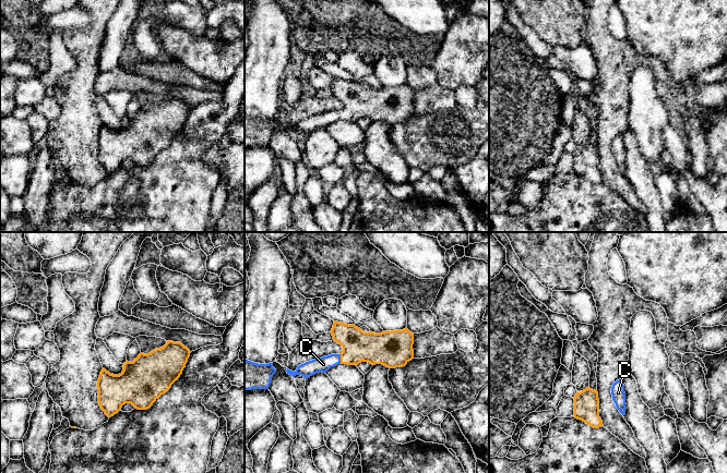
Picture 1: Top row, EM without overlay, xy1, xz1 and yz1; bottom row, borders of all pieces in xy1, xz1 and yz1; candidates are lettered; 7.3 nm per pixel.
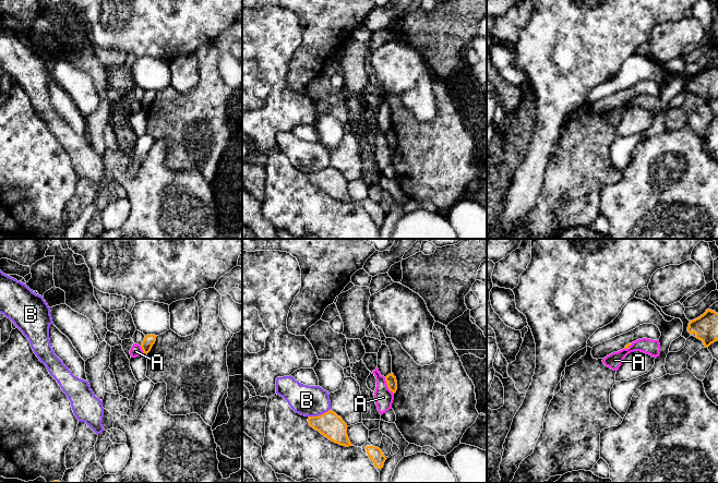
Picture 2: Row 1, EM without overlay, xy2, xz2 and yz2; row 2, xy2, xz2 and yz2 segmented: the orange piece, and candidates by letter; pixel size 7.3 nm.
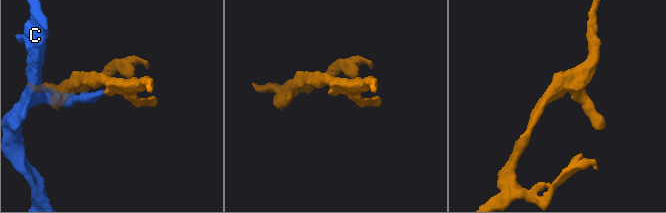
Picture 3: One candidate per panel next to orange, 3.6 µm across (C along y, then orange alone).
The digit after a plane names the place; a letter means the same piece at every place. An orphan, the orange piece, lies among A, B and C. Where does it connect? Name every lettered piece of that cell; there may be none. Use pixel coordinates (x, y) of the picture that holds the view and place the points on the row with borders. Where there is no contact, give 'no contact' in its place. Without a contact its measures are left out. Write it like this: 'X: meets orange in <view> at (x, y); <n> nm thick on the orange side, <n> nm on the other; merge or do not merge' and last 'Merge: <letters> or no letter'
A: meets orange in xz2 at (387, 386); 80 nm thick on the orange side, 140 nm on the other; do not merge
B: meets orange in xz2 at (319, 415); 180 nm thick on the orange side, 220 nm on the other; do not merge
C: meets orange in xz1 at (341, 359); 220 nm thick on the orange side, 110 nm on the other; merge
Merge: C

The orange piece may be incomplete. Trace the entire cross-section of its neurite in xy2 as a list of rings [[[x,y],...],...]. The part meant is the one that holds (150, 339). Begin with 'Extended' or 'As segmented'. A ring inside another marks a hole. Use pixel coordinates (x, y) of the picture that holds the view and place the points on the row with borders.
As segmented. [[[146,335],[142,345],[141,345],[141,348],[143,350],[143,353],[148,353],[153,347],[153,345],[155,343],[156,341],[156,337],[155,335]]]

